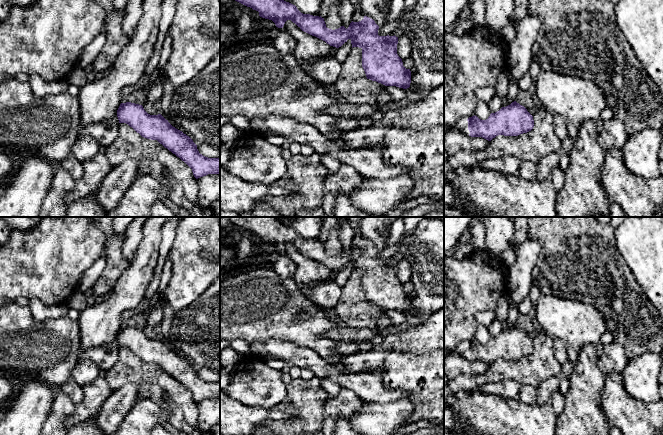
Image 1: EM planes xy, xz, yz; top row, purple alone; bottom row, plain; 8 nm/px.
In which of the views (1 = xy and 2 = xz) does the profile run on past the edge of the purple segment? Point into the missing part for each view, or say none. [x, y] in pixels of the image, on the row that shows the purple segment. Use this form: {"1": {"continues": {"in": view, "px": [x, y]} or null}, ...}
{"1": {"continues": null}, "2": {"continues": null}}

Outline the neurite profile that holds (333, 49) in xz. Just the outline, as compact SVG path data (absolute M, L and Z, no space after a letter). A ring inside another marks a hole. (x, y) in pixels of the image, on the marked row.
M331 46L331 51L330 51L327 55L316 57L315 59L310 60L309 63L310 63L311 65L314 65L314 64L317 63L317 62L321 62L321 61L323 61L323 60L327 60L327 59L329 59L329 58L332 58L337 49L338 49L338 48Z

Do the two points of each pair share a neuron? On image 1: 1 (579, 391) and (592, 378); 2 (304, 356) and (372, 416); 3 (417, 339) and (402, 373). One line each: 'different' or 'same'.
1: same
2: different
3: different

